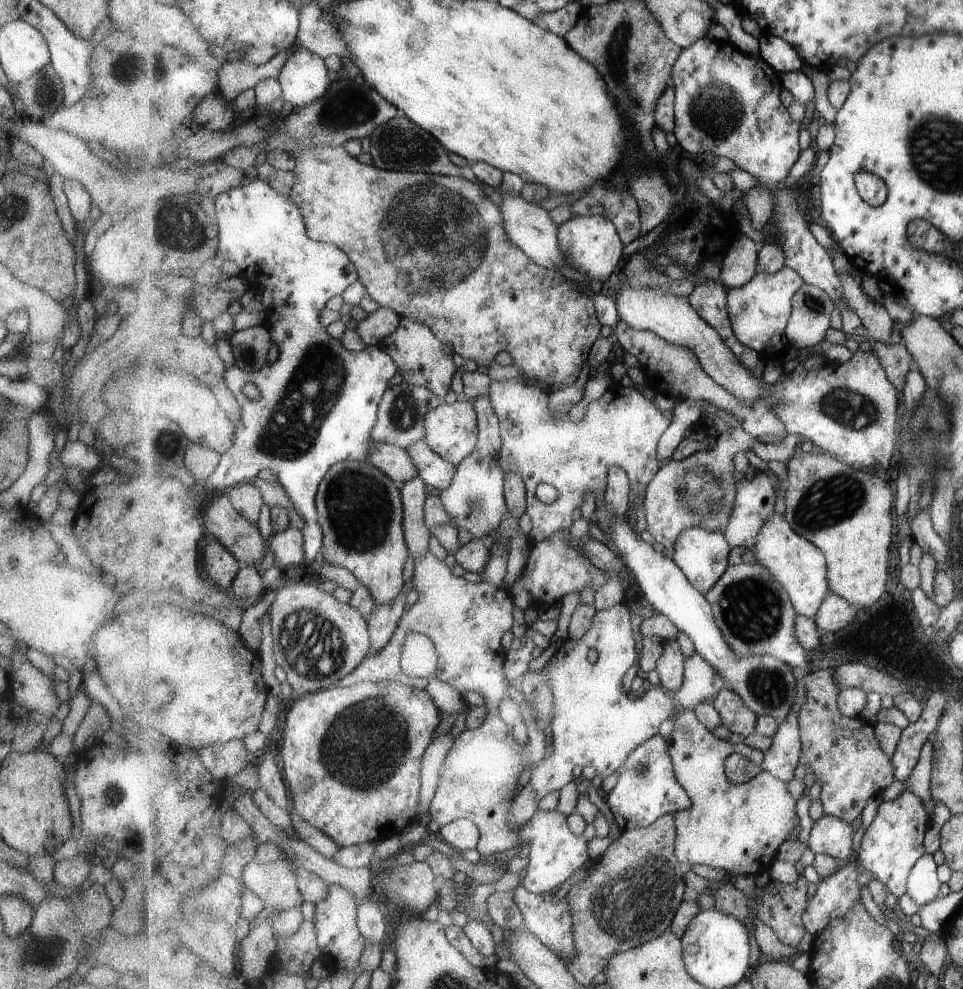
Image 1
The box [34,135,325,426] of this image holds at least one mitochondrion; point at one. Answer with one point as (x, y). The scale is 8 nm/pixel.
(179, 223)

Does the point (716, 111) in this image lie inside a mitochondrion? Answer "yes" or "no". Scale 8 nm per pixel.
yes

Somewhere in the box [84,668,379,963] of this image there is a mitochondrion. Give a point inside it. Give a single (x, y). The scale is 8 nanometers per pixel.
(114, 794)

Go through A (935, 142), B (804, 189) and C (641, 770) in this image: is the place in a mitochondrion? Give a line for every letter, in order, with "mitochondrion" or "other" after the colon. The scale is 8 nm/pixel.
A: mitochondrion
B: other
C: mitochondrion

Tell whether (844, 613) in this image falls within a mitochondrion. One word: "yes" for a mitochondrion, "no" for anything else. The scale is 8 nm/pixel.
no

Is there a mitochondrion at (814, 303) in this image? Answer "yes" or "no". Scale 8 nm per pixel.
yes

